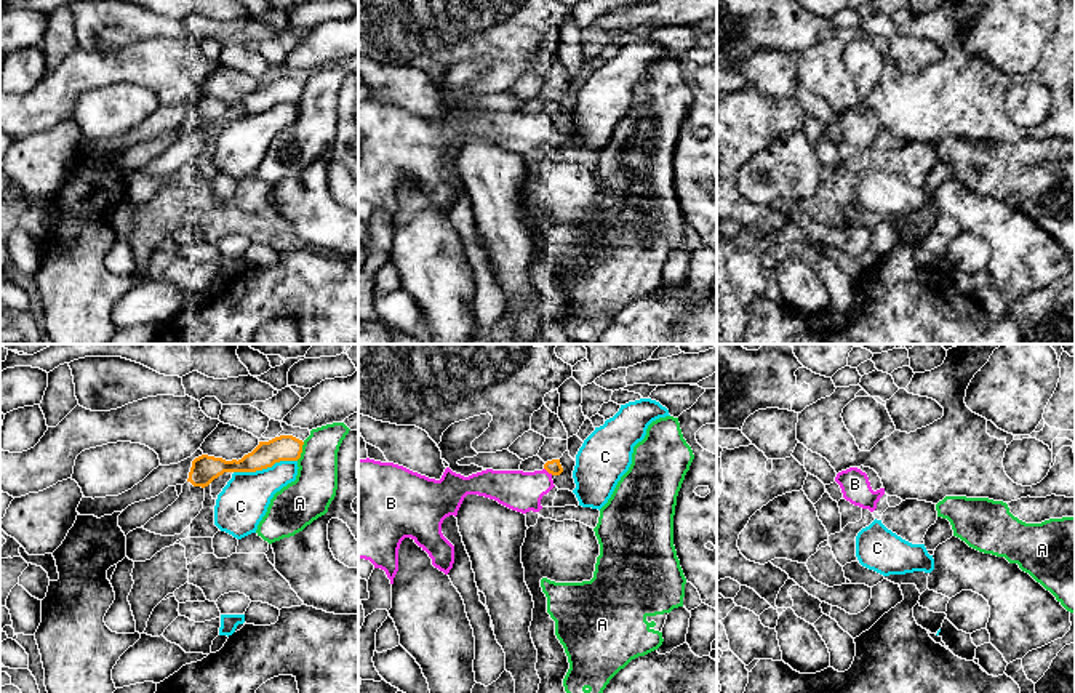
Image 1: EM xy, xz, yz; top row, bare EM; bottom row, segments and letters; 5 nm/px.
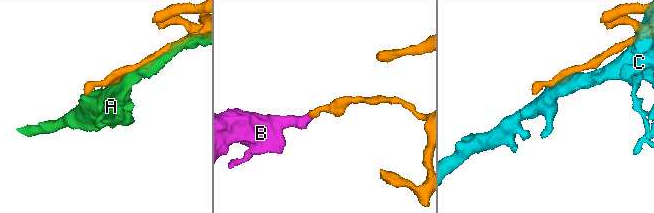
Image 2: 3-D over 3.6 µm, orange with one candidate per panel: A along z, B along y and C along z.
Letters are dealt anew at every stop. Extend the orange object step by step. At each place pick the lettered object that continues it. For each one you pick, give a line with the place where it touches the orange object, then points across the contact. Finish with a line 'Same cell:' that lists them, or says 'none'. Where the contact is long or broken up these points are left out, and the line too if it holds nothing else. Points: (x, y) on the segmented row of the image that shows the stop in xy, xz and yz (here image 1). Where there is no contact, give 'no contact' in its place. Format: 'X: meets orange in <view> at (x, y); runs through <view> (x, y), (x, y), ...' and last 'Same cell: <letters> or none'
Same cell: none

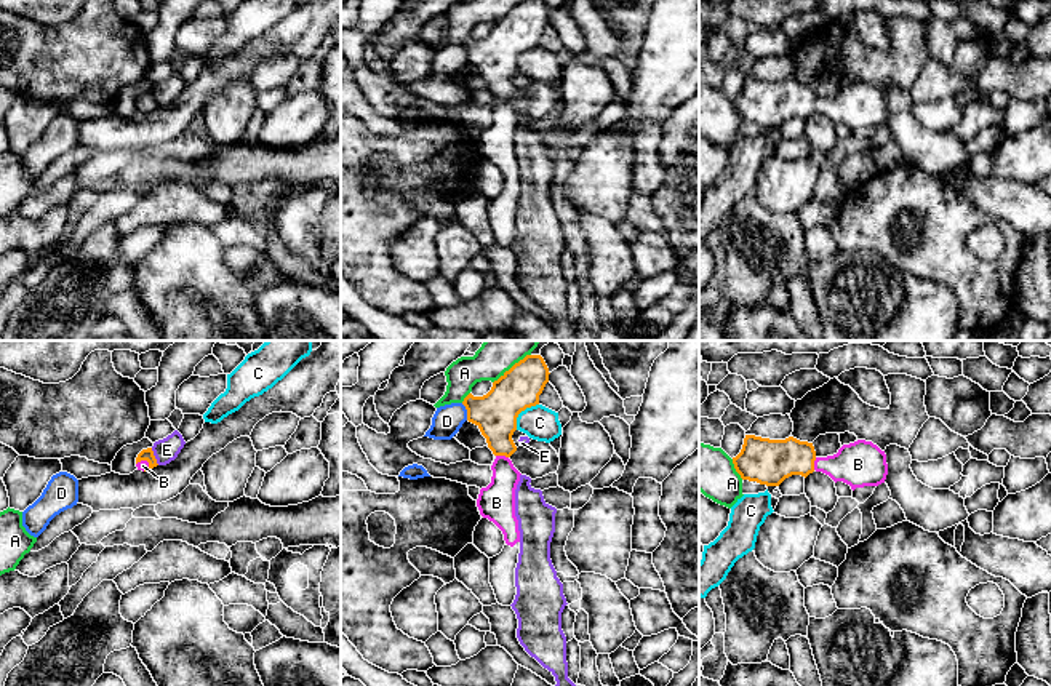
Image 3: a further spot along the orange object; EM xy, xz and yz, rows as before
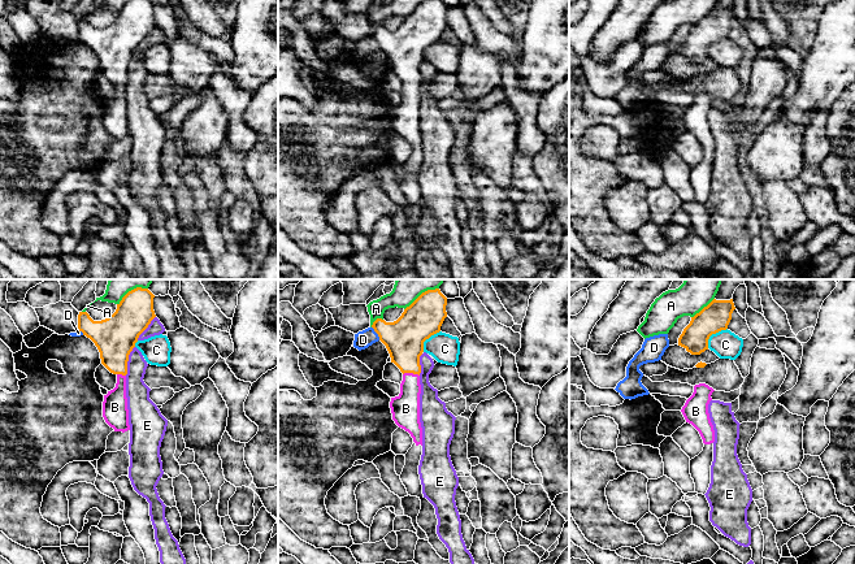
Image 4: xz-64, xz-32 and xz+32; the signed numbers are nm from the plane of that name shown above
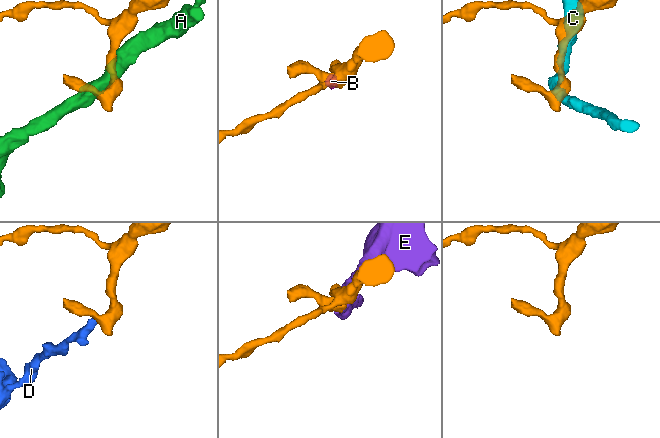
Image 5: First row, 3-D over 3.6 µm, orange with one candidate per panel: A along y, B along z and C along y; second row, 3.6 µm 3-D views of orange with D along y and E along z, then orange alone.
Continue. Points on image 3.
B: meets orange in xz at (503, 454); runs through xz (495, 413), (503, 454), (503, 488), (496, 502)
Same cell: B

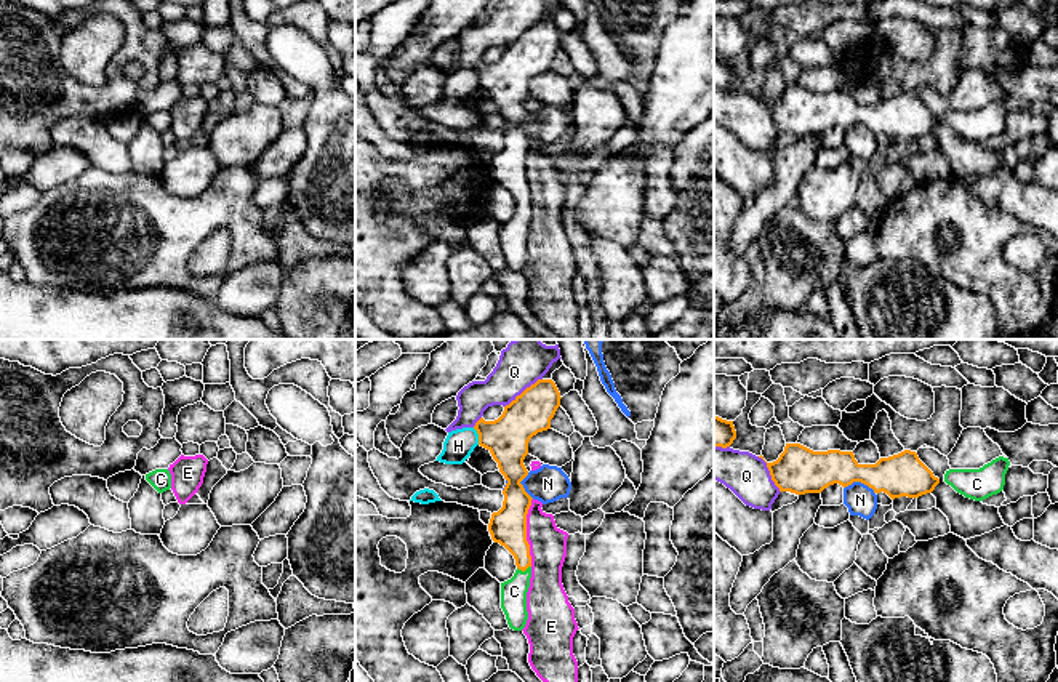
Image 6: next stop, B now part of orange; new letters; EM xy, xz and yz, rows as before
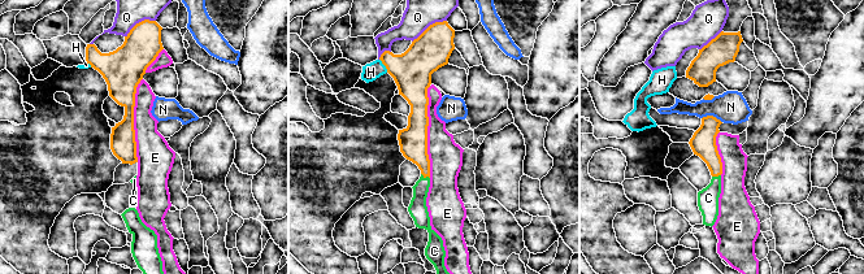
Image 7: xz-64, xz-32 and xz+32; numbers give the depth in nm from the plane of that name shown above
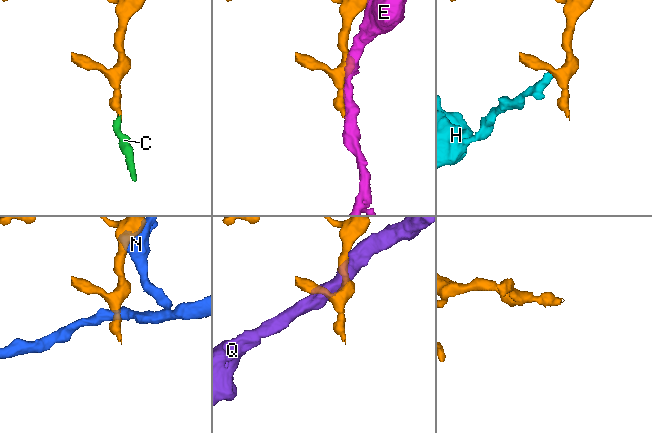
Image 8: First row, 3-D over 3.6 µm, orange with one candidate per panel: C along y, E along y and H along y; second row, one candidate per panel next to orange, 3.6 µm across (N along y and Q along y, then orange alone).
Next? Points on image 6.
C: meets orange in xz at (524, 570); runs through xz (508, 527), (520, 549), (524, 570), (514, 591)
Same cell: C

